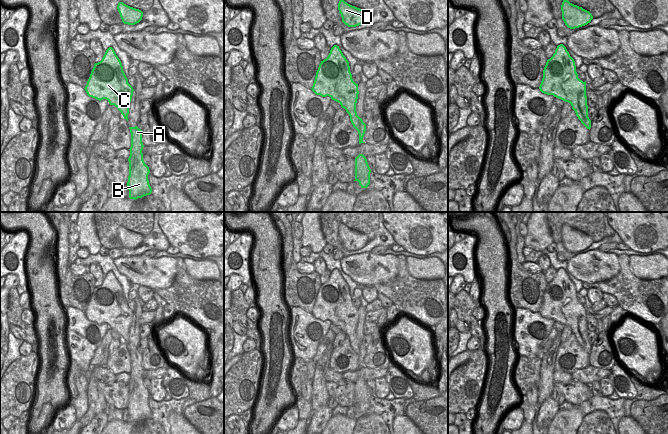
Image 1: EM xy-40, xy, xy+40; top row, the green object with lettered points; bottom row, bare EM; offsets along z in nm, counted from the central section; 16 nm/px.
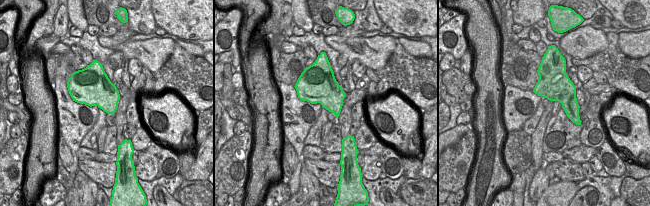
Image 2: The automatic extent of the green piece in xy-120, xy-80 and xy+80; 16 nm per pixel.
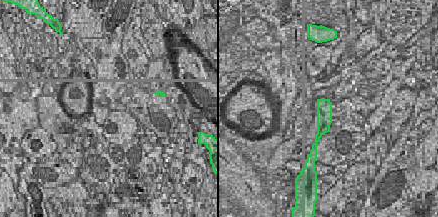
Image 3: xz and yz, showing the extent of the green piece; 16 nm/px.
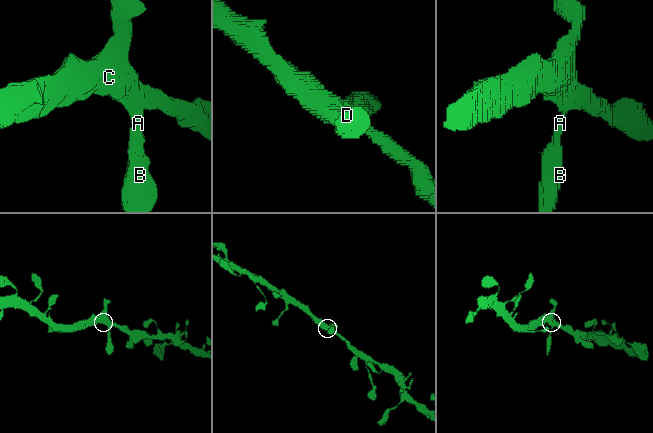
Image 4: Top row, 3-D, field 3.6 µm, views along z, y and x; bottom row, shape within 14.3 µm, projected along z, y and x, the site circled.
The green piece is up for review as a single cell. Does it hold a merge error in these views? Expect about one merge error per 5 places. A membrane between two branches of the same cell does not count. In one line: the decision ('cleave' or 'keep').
keep

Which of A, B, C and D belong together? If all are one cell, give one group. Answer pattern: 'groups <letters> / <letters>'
groups A B C D

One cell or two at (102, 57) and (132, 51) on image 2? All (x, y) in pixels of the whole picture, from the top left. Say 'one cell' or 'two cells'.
two cells

